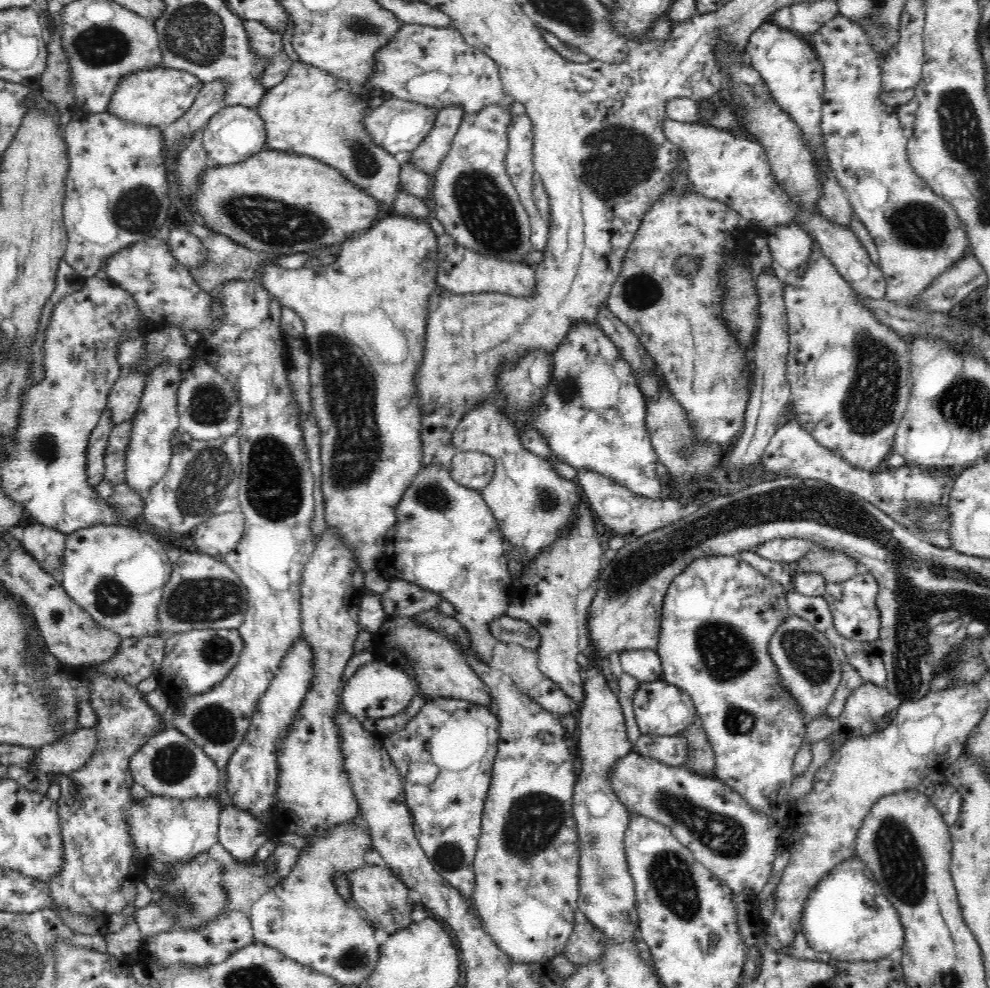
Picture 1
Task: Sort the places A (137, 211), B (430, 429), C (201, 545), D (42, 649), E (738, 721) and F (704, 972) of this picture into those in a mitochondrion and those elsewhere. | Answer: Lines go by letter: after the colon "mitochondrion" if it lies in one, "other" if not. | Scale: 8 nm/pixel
A: mitochondrion
B: other
C: other
D: other
E: mitochondrion
F: other

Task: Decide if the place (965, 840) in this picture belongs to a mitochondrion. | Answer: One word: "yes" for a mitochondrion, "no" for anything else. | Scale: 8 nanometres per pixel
no

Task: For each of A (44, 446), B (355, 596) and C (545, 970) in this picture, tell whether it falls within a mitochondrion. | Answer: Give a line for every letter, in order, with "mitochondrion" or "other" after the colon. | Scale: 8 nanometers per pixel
A: mitochondrion
B: other
C: other

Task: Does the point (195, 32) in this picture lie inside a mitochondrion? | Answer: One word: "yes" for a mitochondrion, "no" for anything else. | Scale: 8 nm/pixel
yes

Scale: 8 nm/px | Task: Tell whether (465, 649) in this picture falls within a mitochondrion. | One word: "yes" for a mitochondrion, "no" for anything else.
no

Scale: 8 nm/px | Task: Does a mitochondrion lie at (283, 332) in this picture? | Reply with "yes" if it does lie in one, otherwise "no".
no

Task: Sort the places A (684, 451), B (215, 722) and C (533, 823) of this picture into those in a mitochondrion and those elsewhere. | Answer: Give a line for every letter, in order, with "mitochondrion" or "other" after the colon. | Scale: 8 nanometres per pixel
A: mitochondrion
B: mitochondrion
C: mitochondrion

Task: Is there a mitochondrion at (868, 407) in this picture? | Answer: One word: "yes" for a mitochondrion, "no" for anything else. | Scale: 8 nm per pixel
yes

